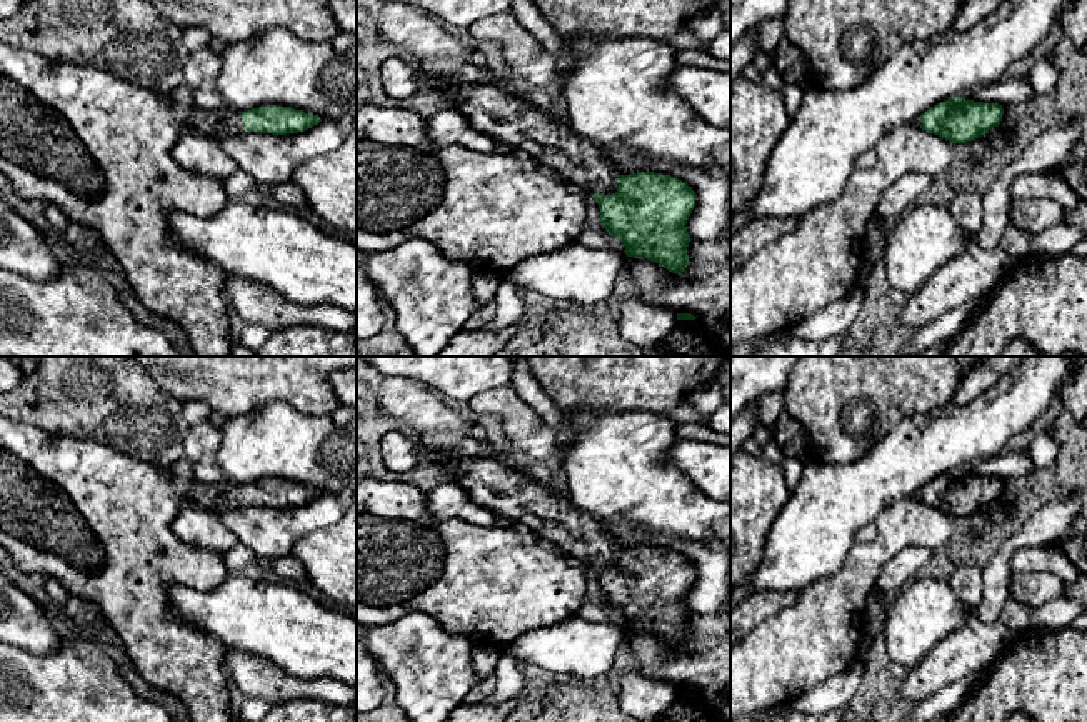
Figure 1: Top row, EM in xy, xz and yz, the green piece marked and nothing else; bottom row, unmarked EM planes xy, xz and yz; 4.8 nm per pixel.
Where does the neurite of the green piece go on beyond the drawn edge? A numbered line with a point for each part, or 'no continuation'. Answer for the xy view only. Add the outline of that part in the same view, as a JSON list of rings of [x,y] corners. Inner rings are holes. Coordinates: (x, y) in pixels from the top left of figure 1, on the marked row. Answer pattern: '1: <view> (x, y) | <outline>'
1: xy (224, 122) | [[[228,105],[215,110],[195,108],[187,117],[190,132],[223,140],[243,132],[242,112]]]

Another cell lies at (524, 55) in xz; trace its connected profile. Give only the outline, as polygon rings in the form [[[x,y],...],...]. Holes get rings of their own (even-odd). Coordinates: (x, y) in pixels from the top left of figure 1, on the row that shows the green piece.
[[[512,10],[477,20],[470,40],[497,42],[508,70],[533,88],[554,88],[557,58],[515,18]]]

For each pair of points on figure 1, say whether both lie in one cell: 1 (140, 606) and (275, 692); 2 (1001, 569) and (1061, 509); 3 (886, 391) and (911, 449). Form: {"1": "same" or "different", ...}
{"1": "different", "2": "same", "3": "different"}

